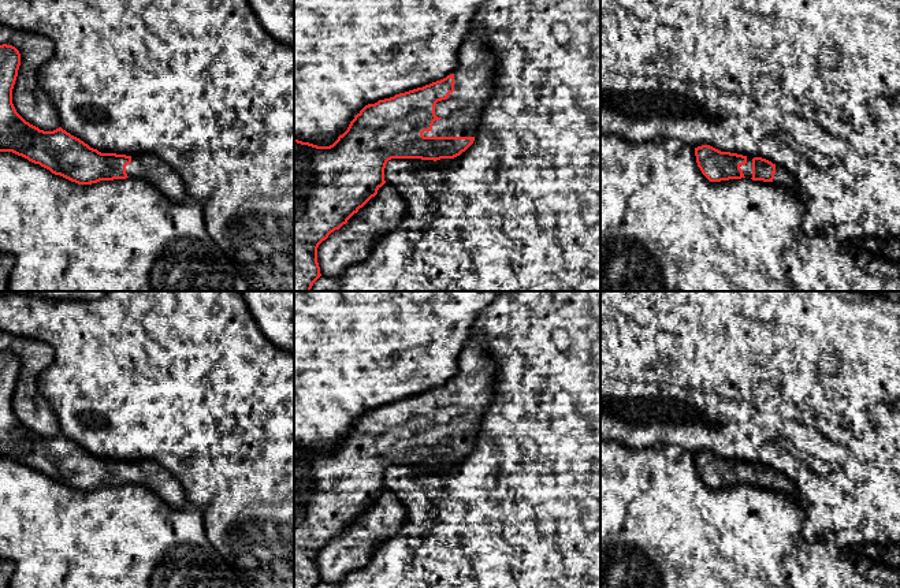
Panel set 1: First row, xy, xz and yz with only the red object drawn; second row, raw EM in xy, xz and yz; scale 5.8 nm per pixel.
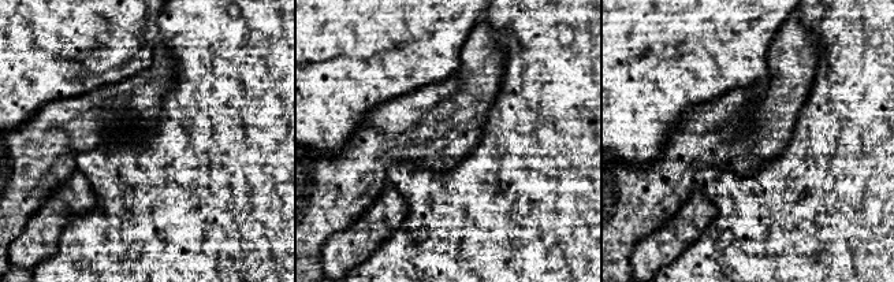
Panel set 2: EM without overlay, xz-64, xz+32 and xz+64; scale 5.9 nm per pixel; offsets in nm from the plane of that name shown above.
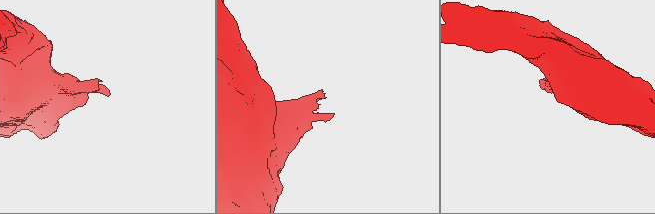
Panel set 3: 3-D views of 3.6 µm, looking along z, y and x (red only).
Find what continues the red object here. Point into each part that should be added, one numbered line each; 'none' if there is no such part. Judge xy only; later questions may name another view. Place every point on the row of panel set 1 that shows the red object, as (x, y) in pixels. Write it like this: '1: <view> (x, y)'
1: xy (148, 167)

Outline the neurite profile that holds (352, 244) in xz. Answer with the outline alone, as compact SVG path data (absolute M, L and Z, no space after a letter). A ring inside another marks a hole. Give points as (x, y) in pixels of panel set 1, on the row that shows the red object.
M384 183L378 194L335 230L317 248L323 276L341 278L352 265L362 263L375 241L394 230L405 213L405 202L395 189Z

